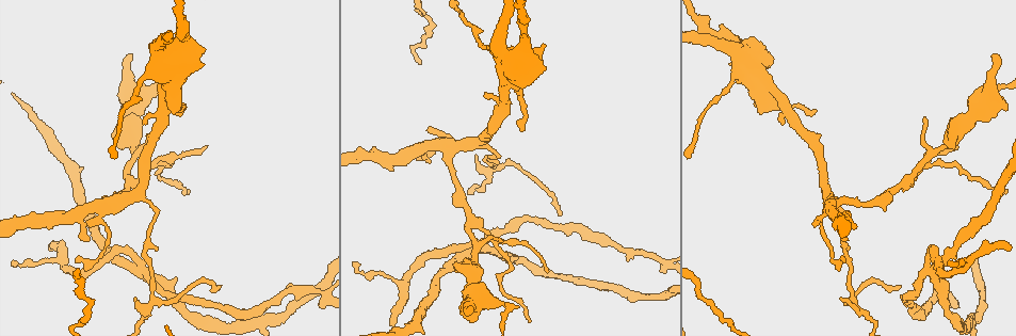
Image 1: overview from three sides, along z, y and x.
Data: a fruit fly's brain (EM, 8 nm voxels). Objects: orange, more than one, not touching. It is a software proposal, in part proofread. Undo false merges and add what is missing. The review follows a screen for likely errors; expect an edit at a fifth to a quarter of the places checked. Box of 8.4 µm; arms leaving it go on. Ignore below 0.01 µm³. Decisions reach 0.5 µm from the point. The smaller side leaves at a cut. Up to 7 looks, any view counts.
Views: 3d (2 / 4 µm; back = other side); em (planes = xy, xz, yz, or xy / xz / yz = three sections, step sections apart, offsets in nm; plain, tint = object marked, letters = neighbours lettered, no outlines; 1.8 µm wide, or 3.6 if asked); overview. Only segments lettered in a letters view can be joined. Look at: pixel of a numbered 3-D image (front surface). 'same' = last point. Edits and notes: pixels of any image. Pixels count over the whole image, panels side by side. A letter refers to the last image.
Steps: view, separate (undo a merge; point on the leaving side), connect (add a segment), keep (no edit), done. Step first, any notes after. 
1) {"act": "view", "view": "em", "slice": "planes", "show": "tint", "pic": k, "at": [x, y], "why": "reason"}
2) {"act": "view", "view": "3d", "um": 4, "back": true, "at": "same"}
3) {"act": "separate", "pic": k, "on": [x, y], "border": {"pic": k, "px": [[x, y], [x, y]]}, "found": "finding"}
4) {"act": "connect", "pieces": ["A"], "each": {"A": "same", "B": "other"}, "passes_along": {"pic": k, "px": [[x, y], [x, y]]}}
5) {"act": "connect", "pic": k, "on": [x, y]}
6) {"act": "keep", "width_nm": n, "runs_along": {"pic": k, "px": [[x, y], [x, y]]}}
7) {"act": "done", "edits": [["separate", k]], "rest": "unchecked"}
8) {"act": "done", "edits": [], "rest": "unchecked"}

{"act": "view", "view": "em", "slice": "planes", "show": "tint", "pic": 1, "at": [131, 143], "why": "thick turns thin"}

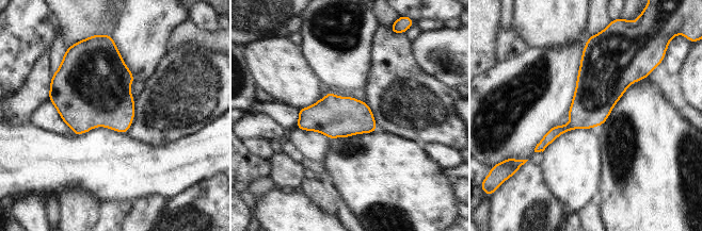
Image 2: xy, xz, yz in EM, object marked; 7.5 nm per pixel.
{"act": "view", "view": "em", "slice": "planes", "show": "letters", "at": "same", "why": "what lies round it"}

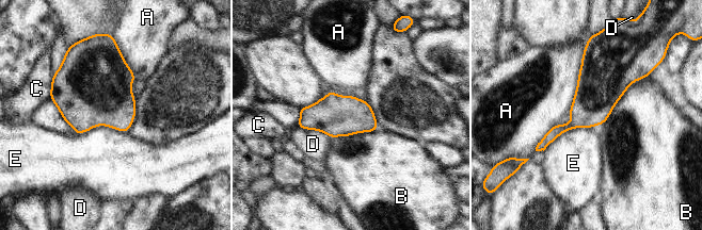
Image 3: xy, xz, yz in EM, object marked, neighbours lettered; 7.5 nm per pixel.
{"act": "keep", "each": {"A": "other", "B": "other", "C": "other", "D": "other", "E": "other"}, "border": {"pic": 3, "px": [[586, 128], [563, 131], [543, 150]]}, "found": "continuous, no second neuron"}

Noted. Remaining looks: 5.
{"act": "view", "view": "em", "slice": "planes", "show": "letters", "pic": 1, "at": [63, 261], "why": "arms part here"}

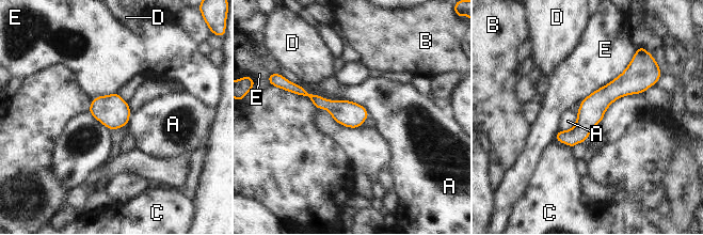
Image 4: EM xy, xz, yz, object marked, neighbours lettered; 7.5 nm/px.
{"act": "keep", "width_nm": 190, "longest_contact_nm": ["A", 550], "each": {"A": "other", "B": "other", "C": "other", "D": "other", "E": "other"}, "found": "one neuron here"}

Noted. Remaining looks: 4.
{"act": "view", "view": "em", "slice": "xz", "step": 8, "show": "tint", "pic": 1, "at": [138, 271], "why": "side arm on a straight run"}

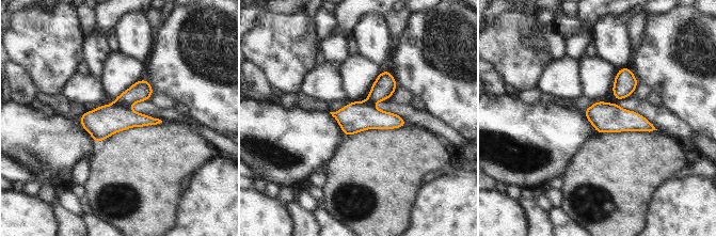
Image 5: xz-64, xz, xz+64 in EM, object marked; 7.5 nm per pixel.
{"act": "view", "view": "em", "slice": "planes", "show": "tint", "at": "same", "why": "another direction"}

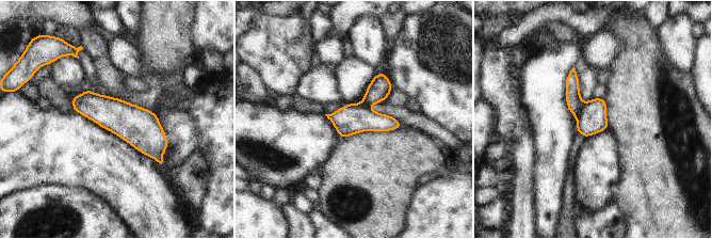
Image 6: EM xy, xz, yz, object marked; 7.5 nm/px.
{"act": "view", "view": "em", "slice": "planes", "show": "letters", "at": "same", "why": "what lies round it"}

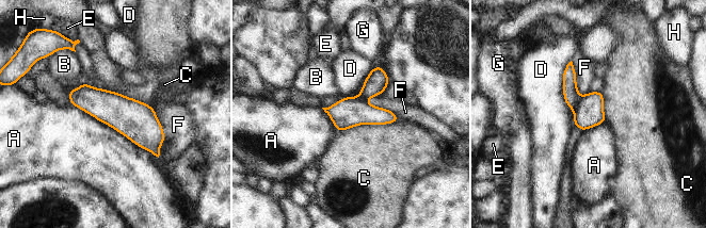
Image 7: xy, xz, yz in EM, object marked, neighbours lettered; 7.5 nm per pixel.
{"act": "separate", "pic": 7, "on": [571, 95], "width_nm": 220, "each": {"A": "other", "B": "other", "C": "other", "D": "other", "E": "other", "F": "other", "G": "other", "H": "other"}, "part_leaving": {"pic": 7, "px": [[570, 66], [570, 93], [573, 106]]}, "found": "a second neuron is stuck on"}

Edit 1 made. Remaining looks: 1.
{"act": "done", "edits": [["separate", 7]], "rest": "unchecked"}

